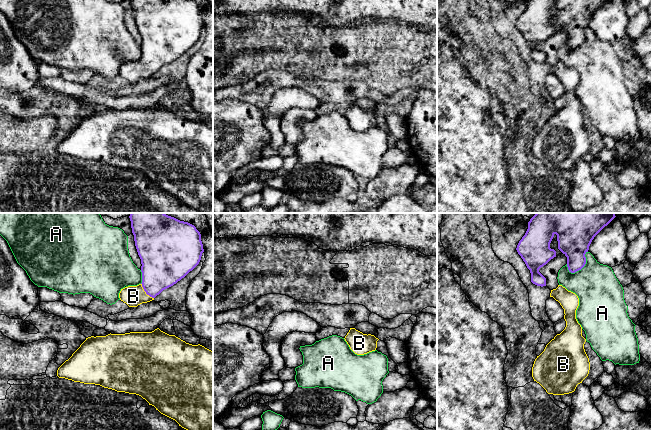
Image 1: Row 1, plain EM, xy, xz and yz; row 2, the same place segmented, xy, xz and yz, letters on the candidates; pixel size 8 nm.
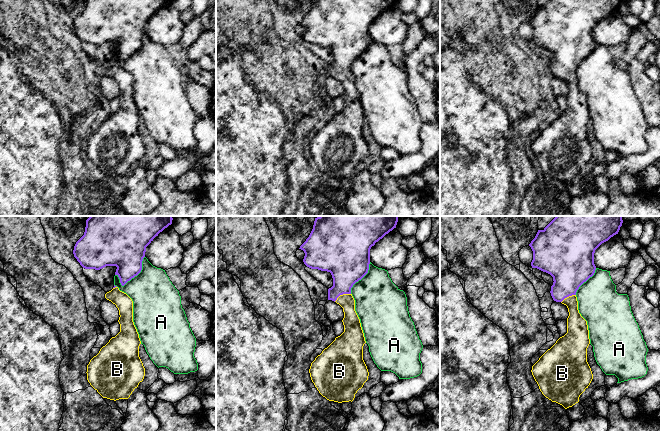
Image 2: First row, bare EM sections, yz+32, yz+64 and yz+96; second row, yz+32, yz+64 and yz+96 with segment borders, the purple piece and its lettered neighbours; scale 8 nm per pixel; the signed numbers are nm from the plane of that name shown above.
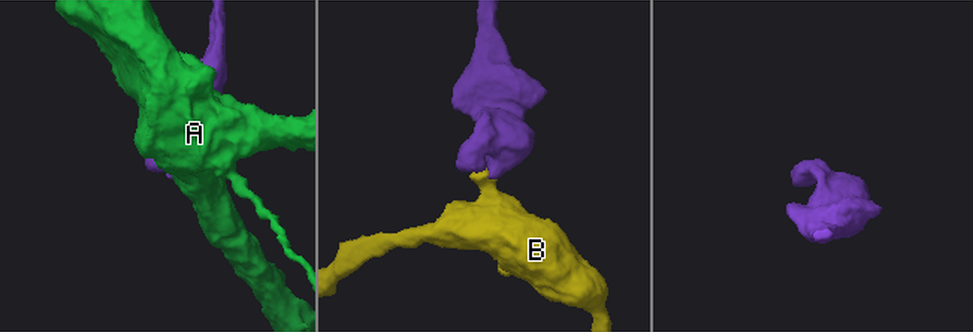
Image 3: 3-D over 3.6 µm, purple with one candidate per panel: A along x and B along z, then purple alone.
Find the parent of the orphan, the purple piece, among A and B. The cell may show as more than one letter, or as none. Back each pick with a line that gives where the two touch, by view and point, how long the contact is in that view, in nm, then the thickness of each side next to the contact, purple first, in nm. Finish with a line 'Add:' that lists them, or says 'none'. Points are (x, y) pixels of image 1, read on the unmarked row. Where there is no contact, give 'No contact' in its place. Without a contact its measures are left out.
B: Touches purple at xy (145, 67). Shared border 160 nm. Thickness 340 nm (purple) against 160 nm
Add: B

